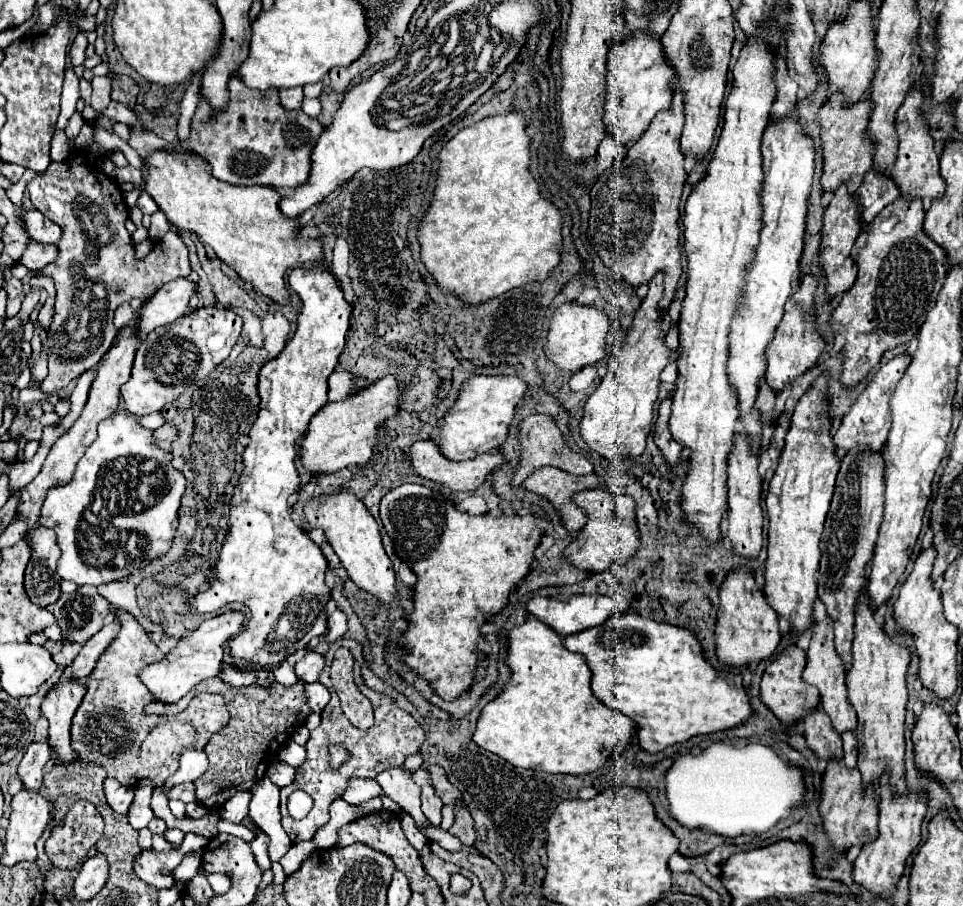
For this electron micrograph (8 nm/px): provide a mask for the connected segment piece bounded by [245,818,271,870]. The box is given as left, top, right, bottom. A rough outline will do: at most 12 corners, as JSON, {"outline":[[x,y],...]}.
{"outline":[[251,818],[245,824],[255,838],[251,850],[263,870],[271,866],[269,836]]}

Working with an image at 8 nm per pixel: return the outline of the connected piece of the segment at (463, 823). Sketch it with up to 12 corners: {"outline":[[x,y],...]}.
{"outline":[[455,808],[455,824],[449,834],[465,846],[475,842],[469,810]]}

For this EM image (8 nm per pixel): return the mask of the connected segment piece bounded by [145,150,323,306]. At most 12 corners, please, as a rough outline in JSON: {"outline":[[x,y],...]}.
{"outline":[[201,156],[145,158],[167,220],[249,286],[291,304],[323,260],[273,186],[217,180]]}

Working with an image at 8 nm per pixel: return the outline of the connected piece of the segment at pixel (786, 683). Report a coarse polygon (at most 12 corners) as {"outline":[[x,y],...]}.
{"outline":[[795,644],[769,662],[761,700],[785,724],[819,704]]}

